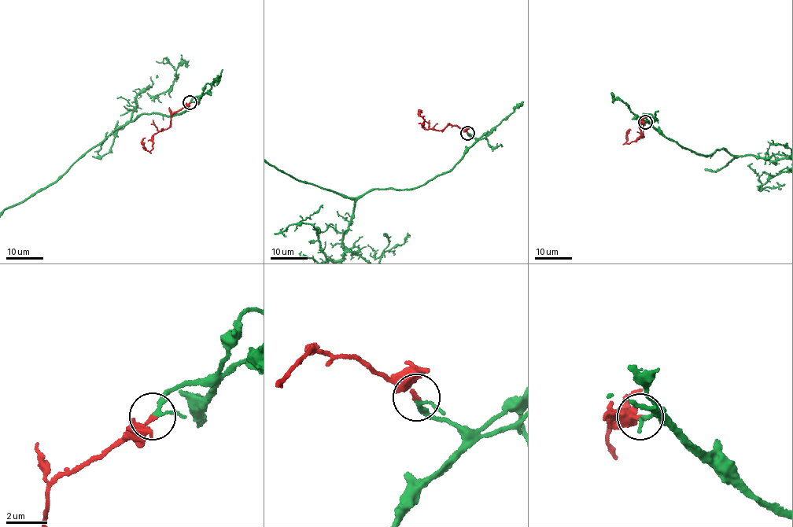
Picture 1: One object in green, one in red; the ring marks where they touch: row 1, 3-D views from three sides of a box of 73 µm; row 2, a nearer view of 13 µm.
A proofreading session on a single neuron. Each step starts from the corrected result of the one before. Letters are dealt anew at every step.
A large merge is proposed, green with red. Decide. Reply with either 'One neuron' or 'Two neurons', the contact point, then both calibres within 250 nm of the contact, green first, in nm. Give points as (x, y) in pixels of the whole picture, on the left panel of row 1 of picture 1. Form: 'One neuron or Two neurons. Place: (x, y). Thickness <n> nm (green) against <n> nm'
One neuron. Place: (189, 102). Thickness 170 nm (green) against 160 nm

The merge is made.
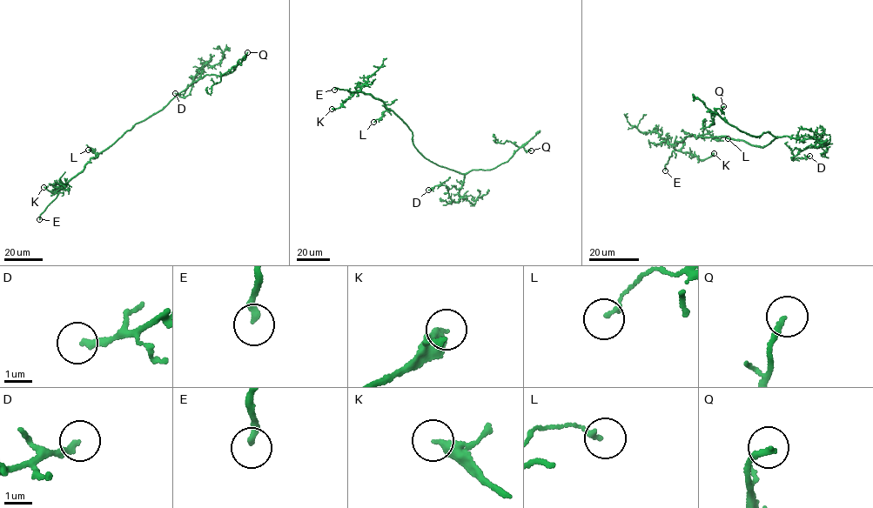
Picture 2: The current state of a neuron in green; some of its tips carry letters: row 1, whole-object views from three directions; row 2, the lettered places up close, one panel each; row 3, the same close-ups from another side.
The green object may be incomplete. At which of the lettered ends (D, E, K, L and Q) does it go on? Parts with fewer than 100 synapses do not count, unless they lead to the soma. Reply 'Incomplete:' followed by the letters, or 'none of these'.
Incomplete: E

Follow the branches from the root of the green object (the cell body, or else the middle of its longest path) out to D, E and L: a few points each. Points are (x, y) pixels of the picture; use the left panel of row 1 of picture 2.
D: (154, 114), (199, 78), (203, 65), (207, 62), (193, 78), (189, 94), (182, 96), (175, 93)
E: (154, 114), (137, 123), (107, 149), (91, 158), (84, 169), (59, 190), (39, 219)
L: (154, 114), (137, 123), (100, 153), (88, 150)

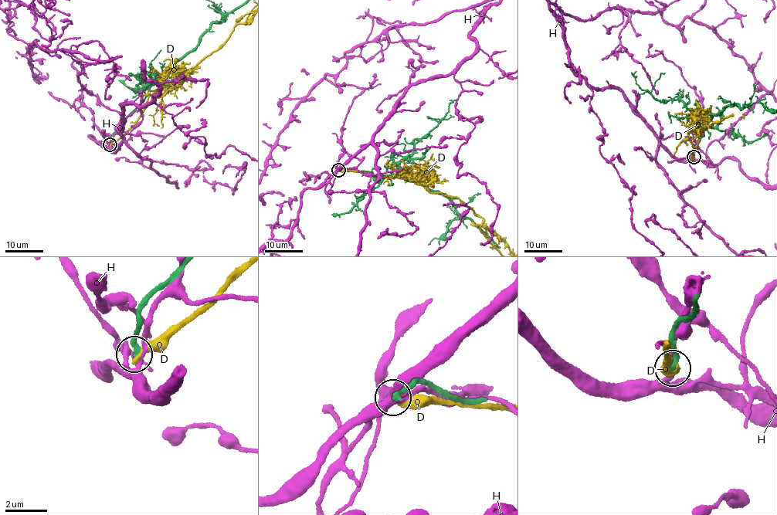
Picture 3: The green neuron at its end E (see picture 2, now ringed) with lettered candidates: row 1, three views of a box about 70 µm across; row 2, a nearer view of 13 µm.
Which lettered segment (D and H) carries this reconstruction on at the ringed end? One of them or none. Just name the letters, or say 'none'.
none

